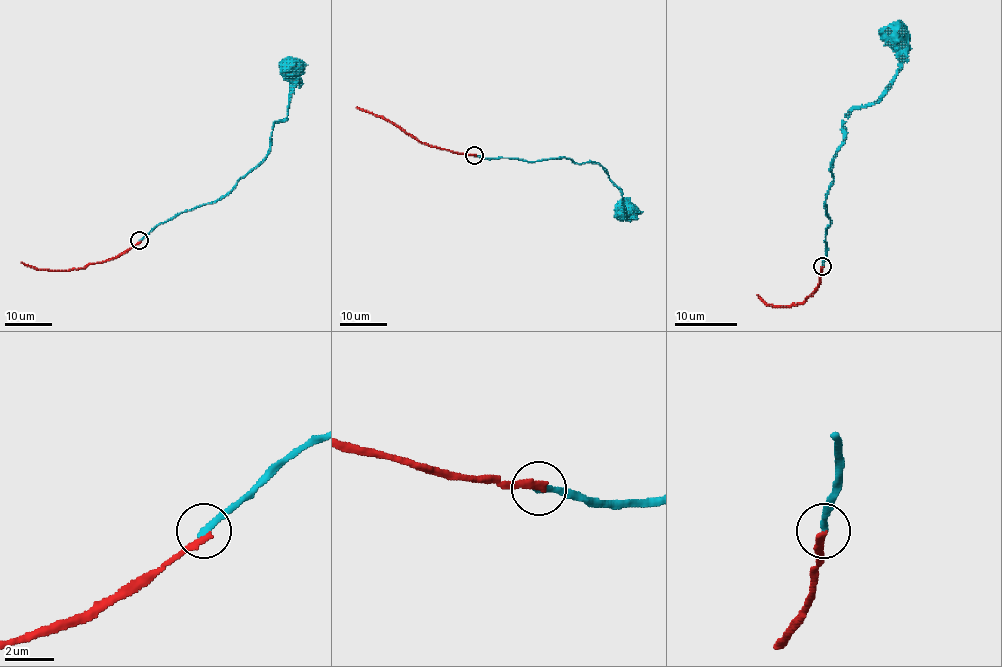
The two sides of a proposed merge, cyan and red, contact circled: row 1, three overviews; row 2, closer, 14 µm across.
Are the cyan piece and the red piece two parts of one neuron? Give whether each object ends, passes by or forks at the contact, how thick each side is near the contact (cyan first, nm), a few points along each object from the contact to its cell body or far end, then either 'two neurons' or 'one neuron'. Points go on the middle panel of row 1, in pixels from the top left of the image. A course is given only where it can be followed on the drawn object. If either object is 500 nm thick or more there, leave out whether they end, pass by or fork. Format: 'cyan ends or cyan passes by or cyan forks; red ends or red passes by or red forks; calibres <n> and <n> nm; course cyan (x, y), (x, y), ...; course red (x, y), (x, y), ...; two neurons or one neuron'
cyan ends; red ends; calibres 260 and 280 nm; course cyan (475, 155), (526, 161), (566, 158), (579, 163), (596, 162), (622, 196), (626, 214); course red (475, 155), (421, 144), (384, 119), (356, 107); two neurons

